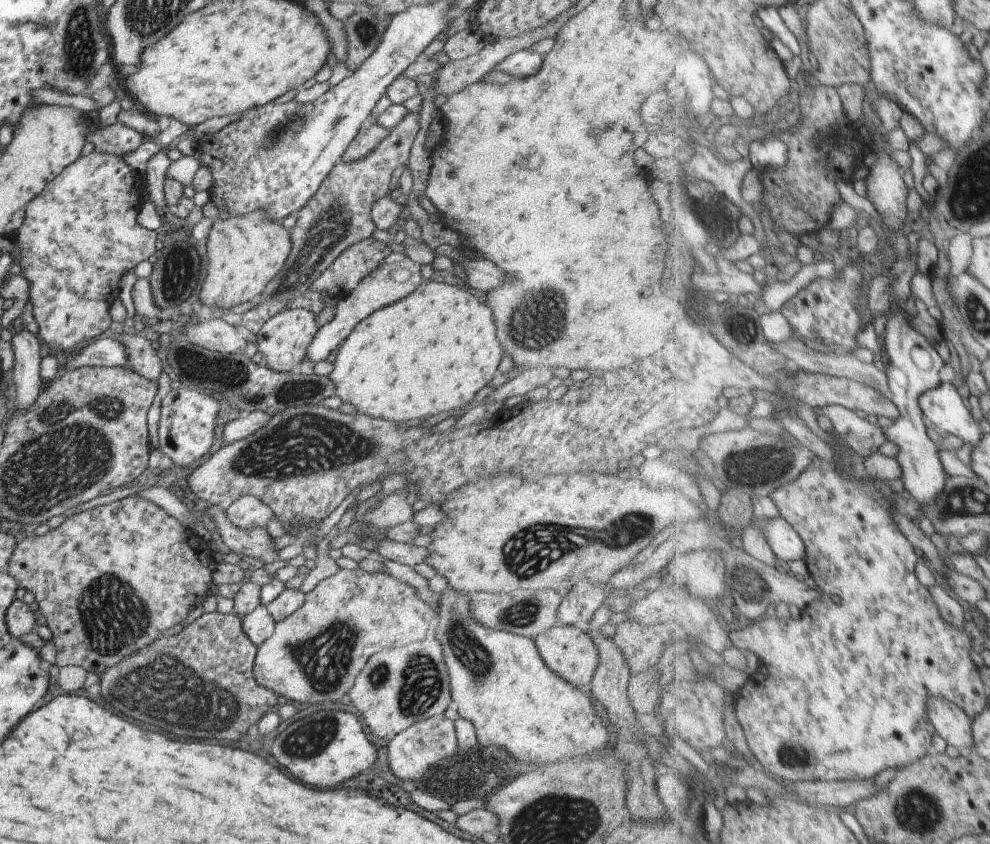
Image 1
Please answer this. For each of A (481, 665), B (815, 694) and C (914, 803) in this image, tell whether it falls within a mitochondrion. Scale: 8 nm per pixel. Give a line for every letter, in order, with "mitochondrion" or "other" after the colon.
A: mitochondrion
B: other
C: mitochondrion

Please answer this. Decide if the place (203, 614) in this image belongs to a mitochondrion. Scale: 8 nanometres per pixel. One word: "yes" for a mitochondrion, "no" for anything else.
no

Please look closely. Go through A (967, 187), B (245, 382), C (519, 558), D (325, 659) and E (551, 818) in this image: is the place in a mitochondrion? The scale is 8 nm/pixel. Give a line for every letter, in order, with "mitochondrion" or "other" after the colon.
A: mitochondrion
B: mitochondrion
C: mitochondrion
D: mitochondrion
E: mitochondrion

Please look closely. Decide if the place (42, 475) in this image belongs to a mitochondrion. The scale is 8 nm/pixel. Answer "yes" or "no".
yes

